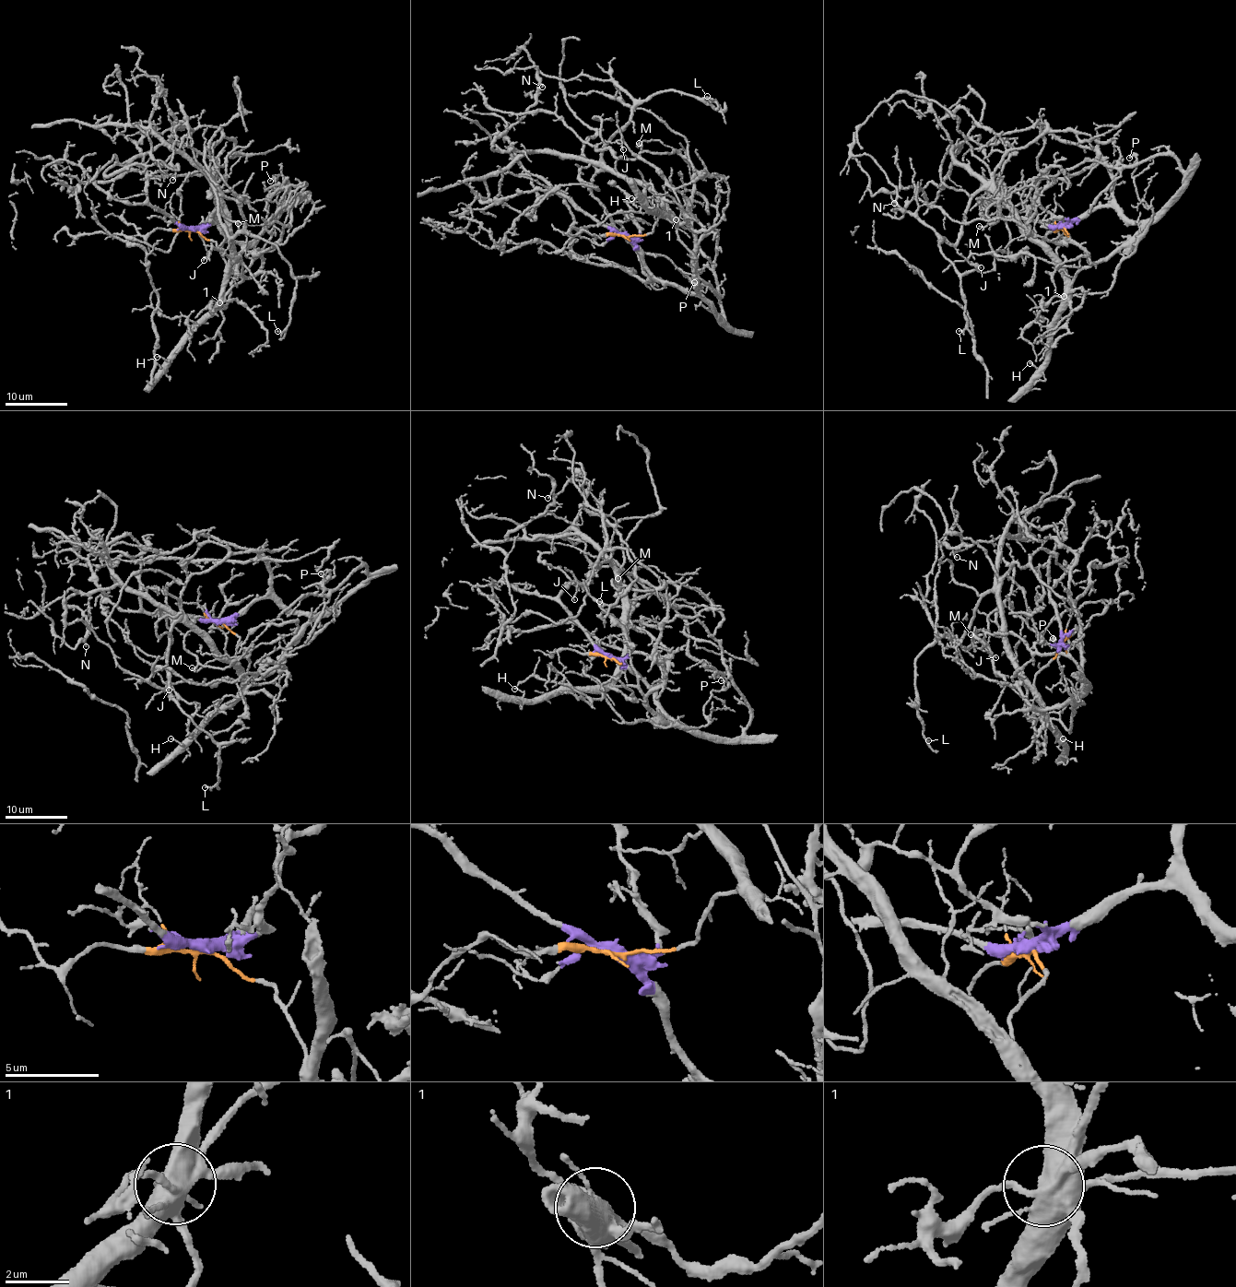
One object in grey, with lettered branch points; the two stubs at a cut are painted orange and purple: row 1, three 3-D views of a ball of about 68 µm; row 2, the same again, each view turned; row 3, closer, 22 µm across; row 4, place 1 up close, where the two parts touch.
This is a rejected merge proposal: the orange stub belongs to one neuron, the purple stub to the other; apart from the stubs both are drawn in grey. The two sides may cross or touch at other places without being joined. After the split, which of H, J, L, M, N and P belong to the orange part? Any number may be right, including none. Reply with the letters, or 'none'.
H, L, M, N, P

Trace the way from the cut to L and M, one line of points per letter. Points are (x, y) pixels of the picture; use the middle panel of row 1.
L: (626, 236), (648, 235), (666, 212), (604, 163), (605, 145), (664, 92), (707, 97)
M: (626, 236), (648, 235), (666, 214), (662, 200), (618, 171), (618, 158), (634, 159), (641, 150), (639, 142)

